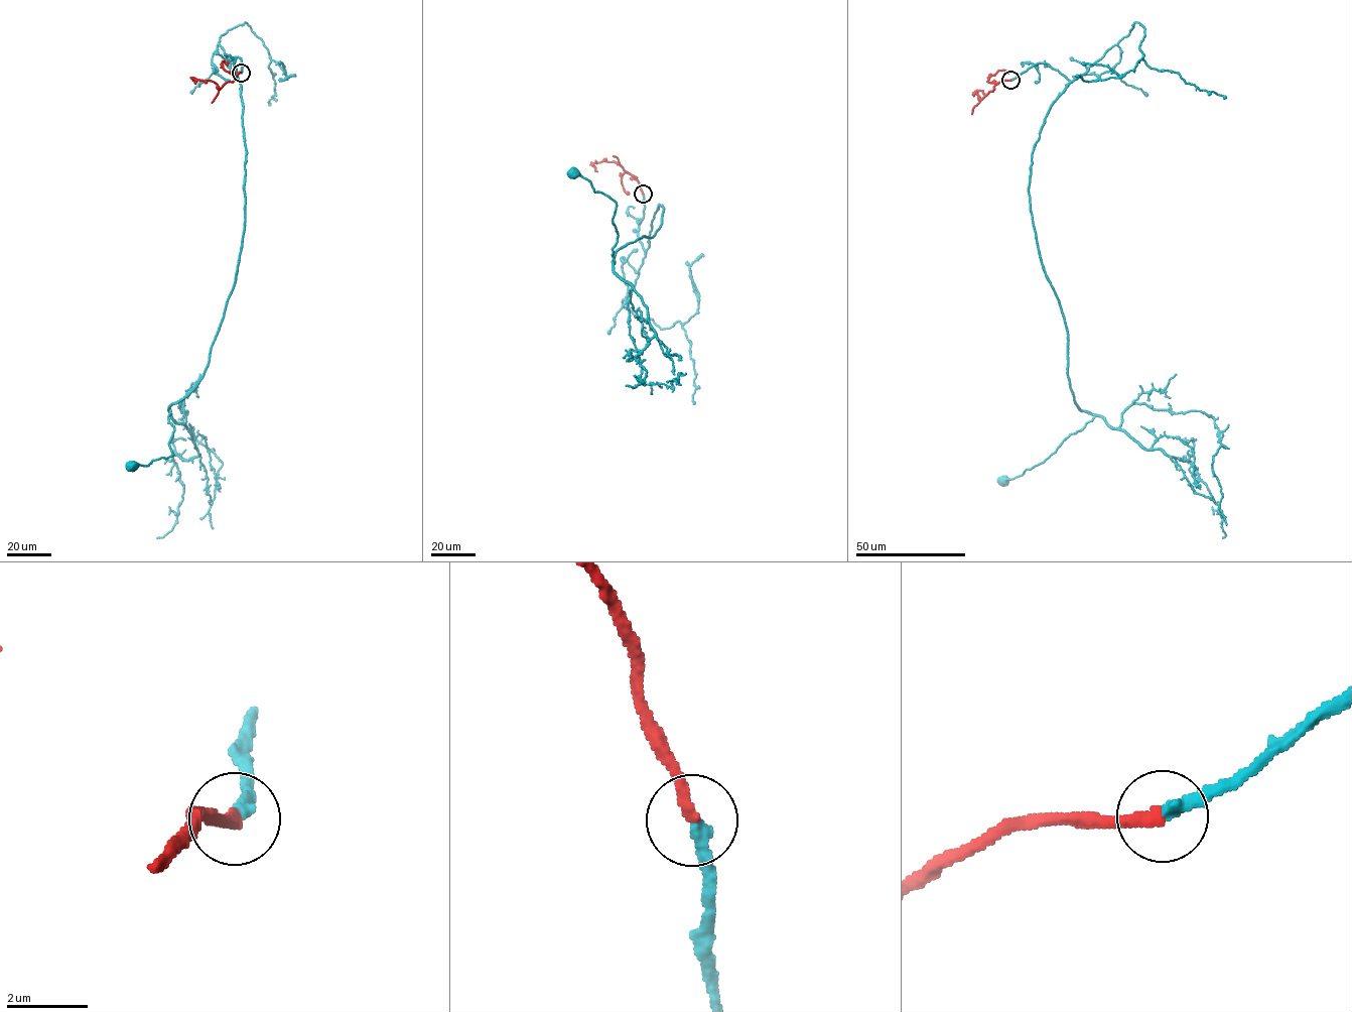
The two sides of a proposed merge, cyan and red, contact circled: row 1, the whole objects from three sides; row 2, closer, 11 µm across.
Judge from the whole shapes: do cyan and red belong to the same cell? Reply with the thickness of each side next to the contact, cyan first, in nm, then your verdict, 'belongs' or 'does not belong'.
340/300 nm | belongs

